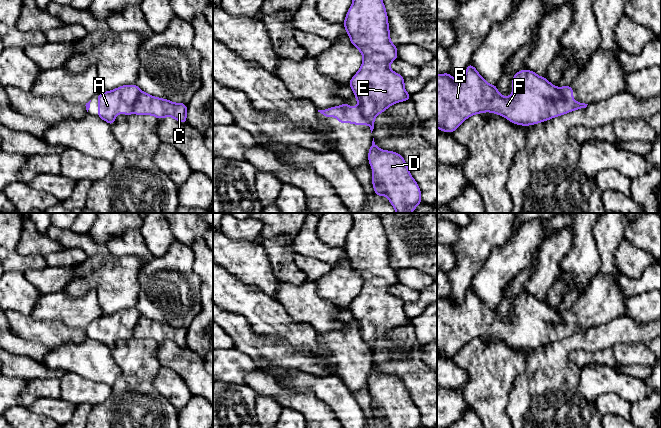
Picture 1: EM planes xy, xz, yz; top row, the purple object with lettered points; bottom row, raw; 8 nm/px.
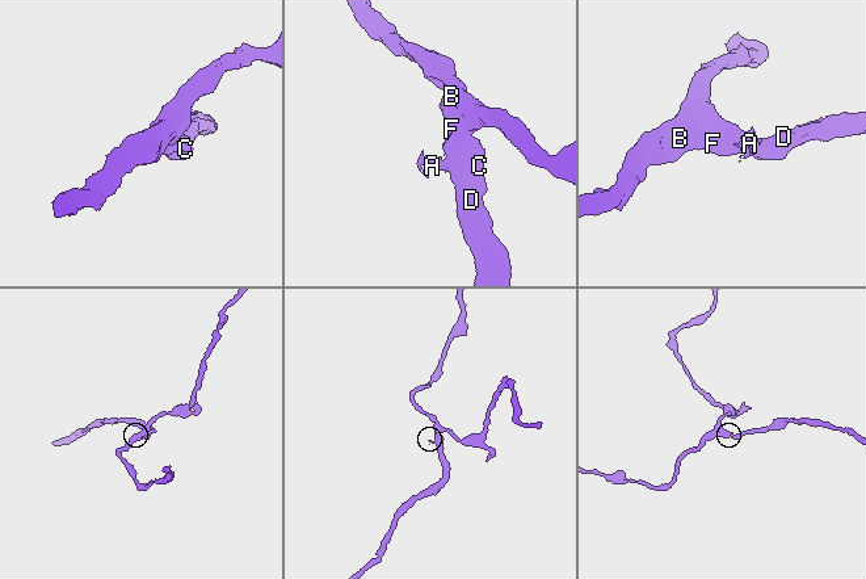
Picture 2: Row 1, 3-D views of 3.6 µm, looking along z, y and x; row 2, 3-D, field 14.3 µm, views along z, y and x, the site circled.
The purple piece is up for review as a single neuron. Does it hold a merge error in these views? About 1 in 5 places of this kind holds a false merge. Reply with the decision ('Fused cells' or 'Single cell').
Single cell

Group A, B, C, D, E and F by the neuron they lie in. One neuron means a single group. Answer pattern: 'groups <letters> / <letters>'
groups A B C D E F

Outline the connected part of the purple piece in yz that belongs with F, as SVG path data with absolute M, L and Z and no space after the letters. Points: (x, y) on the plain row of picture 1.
M470 287L462 303L455 304L449 296L437 298L438 354L451 358L468 341L483 336L499 338L516 349L529 350L588 329L573 324L573 312L570 309L557 312L545 301L540 301L531 294L518 295L513 300L512 313L510 321L499 318L497 310L487 307Z

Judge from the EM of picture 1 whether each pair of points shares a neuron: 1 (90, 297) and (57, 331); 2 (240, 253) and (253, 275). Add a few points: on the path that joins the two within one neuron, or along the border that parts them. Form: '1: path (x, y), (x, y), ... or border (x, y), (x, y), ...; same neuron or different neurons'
1: border (41, 319), (57, 319), (71, 327), (84, 329); different neurons
2: path (244, 258), (253, 267), (253, 270); same neuron

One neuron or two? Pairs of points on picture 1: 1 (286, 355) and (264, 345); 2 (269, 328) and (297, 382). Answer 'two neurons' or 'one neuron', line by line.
1: one neuron
2: two neurons

